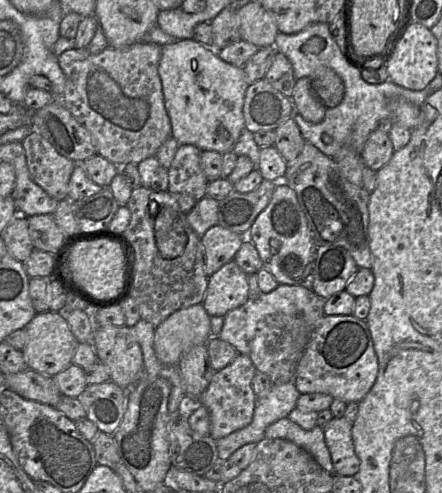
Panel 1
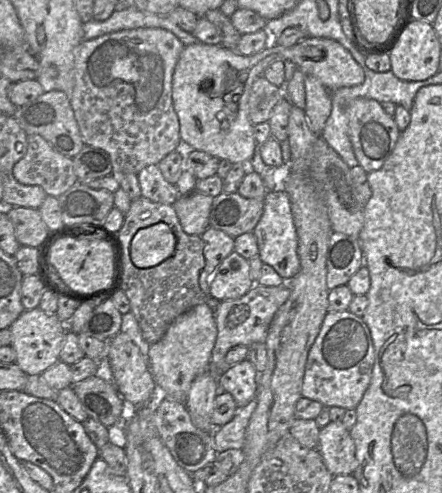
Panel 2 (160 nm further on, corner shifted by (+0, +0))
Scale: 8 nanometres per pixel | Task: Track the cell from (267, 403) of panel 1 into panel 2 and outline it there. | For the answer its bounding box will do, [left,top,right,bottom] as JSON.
[213,398,257,453]

